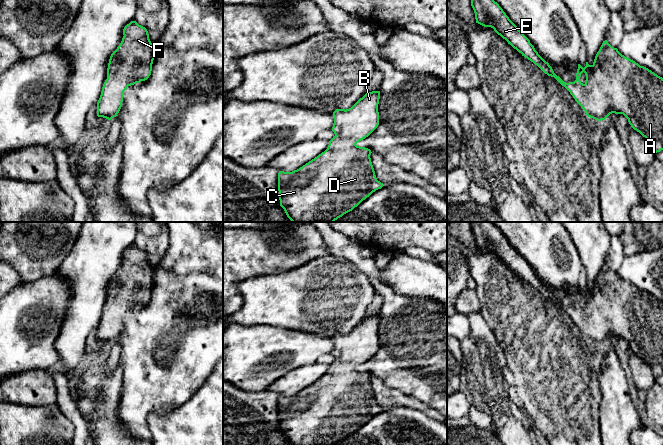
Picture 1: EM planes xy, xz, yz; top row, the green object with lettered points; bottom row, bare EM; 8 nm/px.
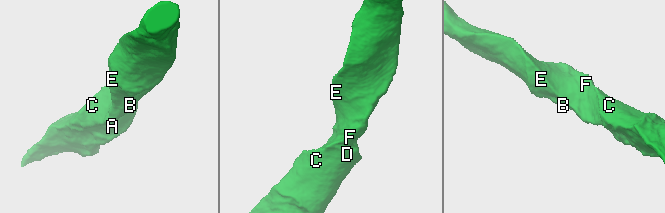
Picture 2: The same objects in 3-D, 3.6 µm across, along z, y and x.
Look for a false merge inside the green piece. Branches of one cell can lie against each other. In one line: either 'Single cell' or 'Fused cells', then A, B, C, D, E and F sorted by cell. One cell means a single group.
Single cell. Groups: A B C D E F

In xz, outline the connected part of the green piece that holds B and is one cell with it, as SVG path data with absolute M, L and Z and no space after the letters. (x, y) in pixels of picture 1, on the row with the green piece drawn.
M372 91L351 108L336 109L332 127L335 136L329 141L327 149L297 170L279 171L280 206L292 222L334 222L384 186L376 178L371 150L356 145L378 127L379 99L380 91Z

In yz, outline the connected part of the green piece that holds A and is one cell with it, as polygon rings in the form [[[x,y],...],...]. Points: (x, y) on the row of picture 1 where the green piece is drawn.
[[[471,0],[476,23],[491,27],[525,58],[537,65],[545,74],[554,77],[564,86],[586,115],[597,121],[605,120],[610,114],[623,114],[631,127],[645,137],[655,153],[663,150],[663,78],[644,66],[622,55],[607,40],[603,41],[594,62],[583,68],[578,64],[576,80],[566,83],[557,76],[552,67],[535,50],[530,40],[509,19],[494,0]]]

